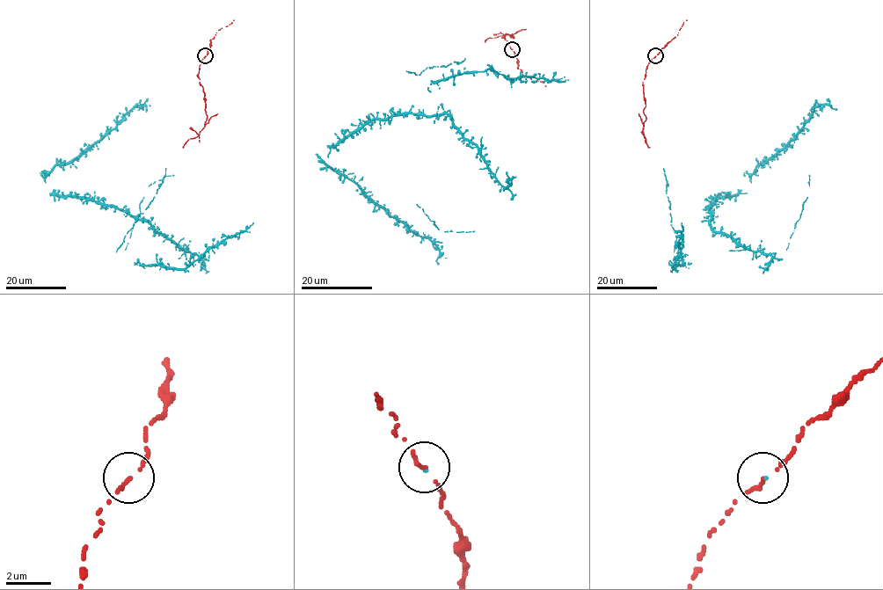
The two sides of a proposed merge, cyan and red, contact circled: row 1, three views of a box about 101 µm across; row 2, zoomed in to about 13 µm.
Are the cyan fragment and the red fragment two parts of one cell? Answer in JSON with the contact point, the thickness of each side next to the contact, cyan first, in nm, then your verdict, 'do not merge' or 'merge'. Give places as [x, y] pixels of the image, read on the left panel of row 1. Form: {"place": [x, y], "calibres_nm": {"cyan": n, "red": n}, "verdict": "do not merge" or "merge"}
{"place": [205, 55], "calibres_nm": {"cyan": 70, "red": 200}, "verdict": "merge"}

